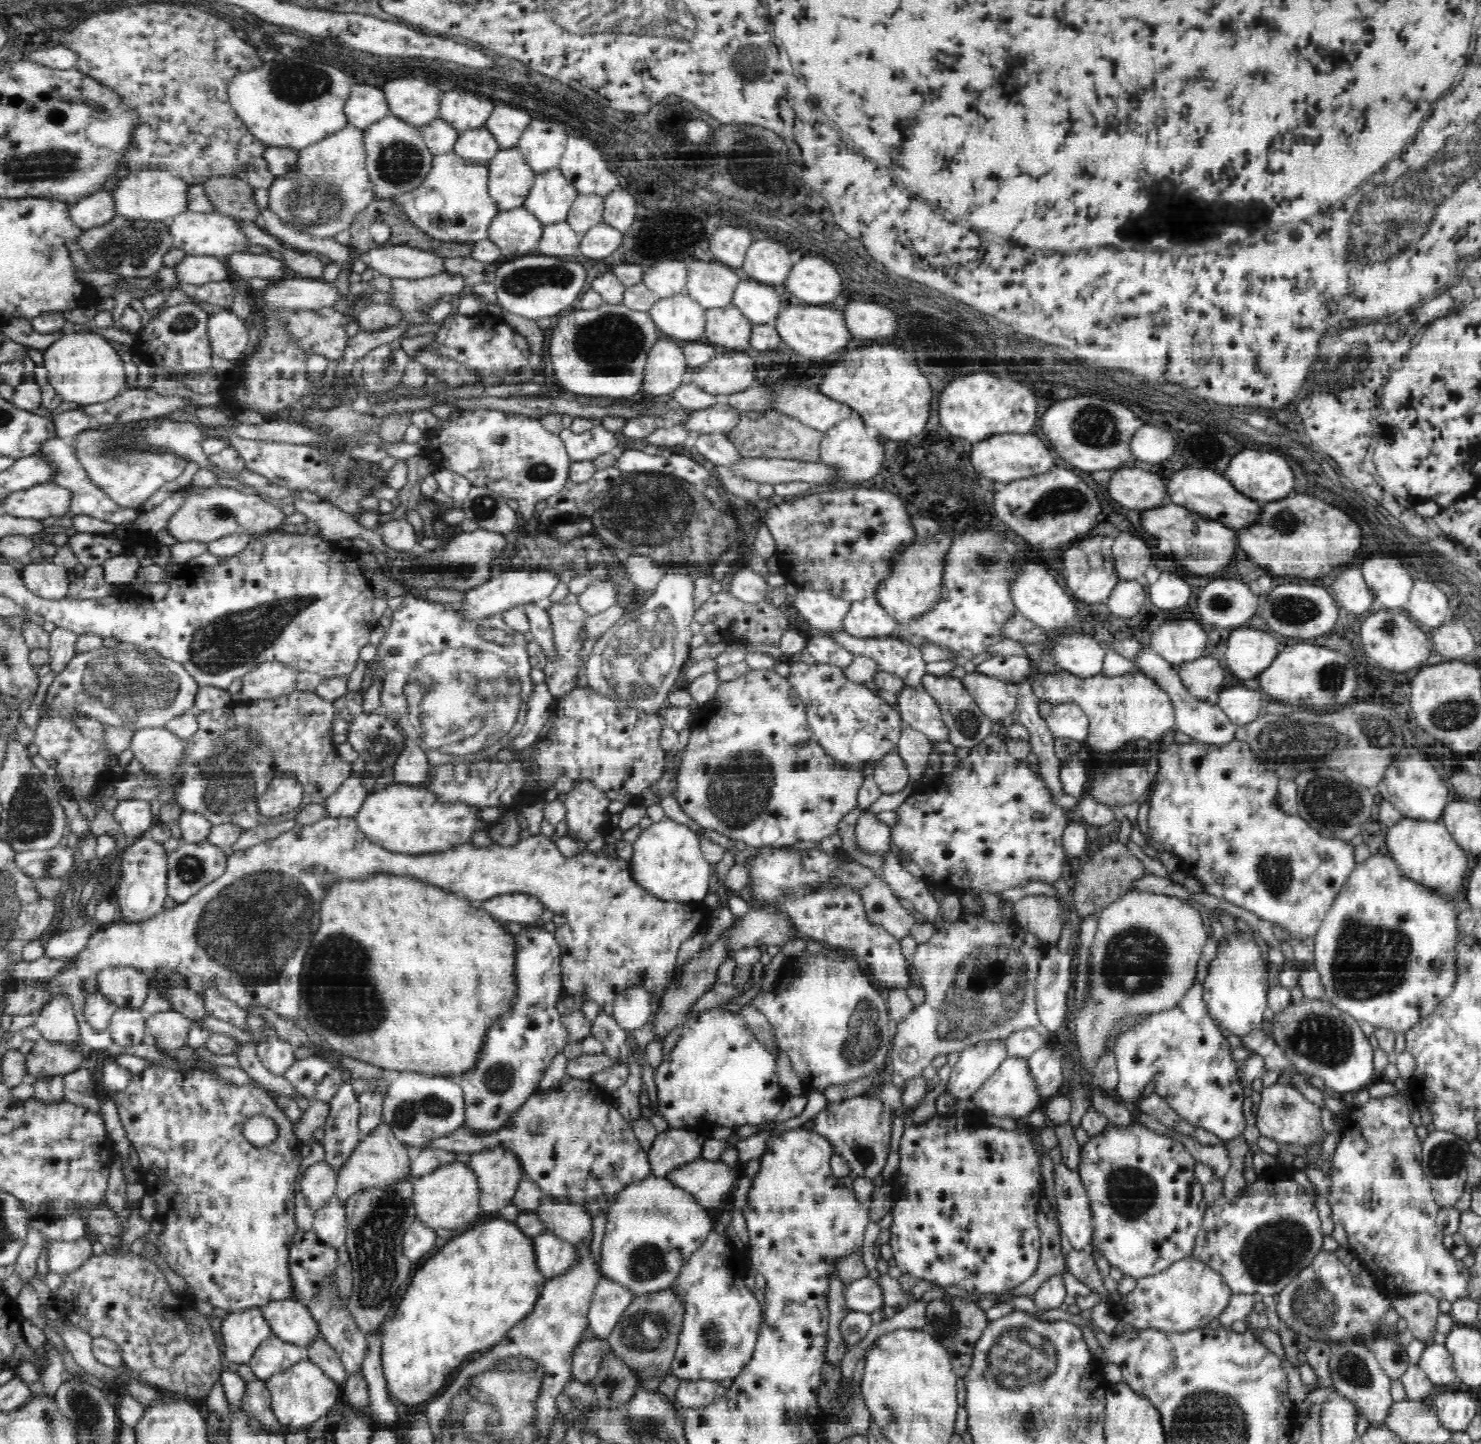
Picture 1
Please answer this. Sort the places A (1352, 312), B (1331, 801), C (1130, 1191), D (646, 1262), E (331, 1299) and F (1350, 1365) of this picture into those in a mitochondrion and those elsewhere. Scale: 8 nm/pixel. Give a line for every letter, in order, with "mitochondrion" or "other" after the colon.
A: other
B: mitochondrion
C: mitochondrion
D: mitochondrion
E: mitochondrion
F: mitochondrion

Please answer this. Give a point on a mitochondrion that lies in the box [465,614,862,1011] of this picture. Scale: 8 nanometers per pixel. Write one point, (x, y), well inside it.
(740, 789)

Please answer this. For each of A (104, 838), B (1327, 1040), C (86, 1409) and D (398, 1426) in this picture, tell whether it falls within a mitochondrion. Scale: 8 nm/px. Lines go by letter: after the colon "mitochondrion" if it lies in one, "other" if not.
A: other
B: mitochondrion
C: mitochondrion
D: other

